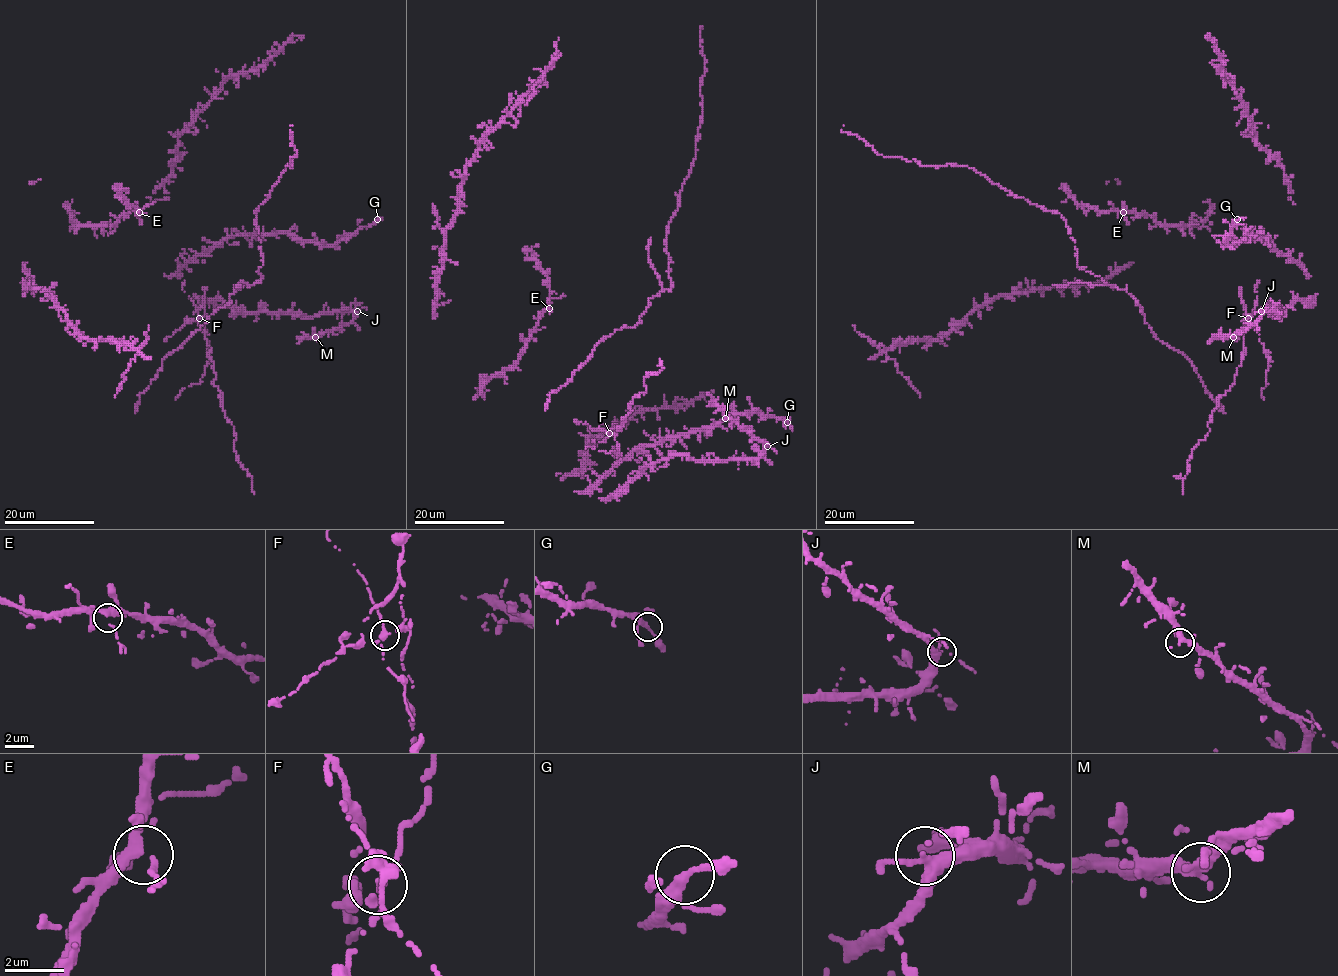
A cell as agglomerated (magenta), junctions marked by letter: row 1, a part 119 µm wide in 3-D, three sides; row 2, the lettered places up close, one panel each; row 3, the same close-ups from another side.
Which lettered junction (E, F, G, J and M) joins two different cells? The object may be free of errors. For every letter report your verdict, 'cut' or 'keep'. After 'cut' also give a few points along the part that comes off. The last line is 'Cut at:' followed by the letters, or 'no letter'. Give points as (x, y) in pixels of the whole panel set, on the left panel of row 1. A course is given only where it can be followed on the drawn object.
E: keep
F: cut; course (200, 318), (207, 318), (209, 362), (201, 382), (191, 384), (176, 399)
G: keep
J: keep
M: keep
Cut at: F

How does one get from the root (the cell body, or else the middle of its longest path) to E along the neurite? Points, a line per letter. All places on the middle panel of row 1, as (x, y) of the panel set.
E: (519, 369), (513, 367), (514, 364), (532, 335), (538, 318), (549, 308)

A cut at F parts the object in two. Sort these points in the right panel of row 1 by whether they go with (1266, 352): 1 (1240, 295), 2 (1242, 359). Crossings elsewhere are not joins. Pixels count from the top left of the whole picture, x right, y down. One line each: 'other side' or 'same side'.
1: same side
2: other side

